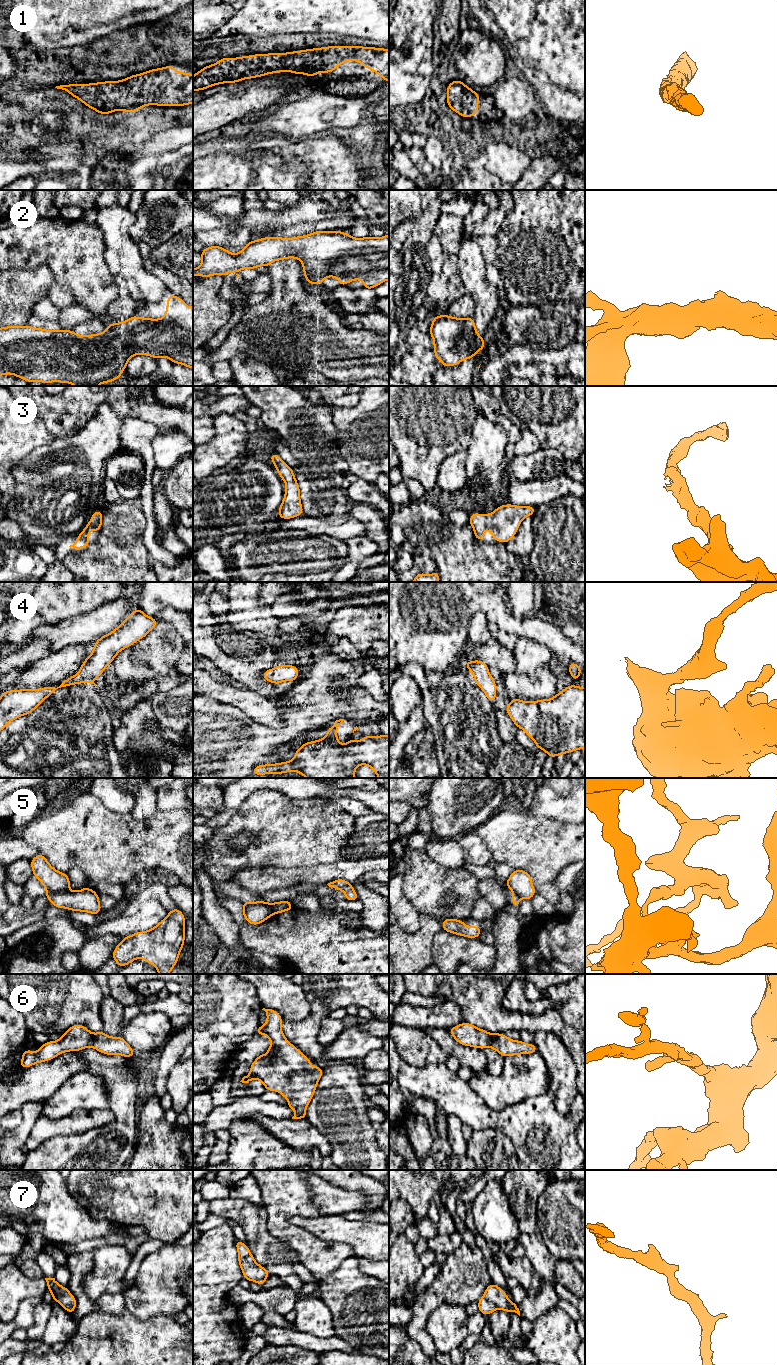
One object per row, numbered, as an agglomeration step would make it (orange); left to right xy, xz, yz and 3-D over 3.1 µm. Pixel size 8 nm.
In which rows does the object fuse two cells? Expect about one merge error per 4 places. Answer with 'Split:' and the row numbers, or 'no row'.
Split: 5

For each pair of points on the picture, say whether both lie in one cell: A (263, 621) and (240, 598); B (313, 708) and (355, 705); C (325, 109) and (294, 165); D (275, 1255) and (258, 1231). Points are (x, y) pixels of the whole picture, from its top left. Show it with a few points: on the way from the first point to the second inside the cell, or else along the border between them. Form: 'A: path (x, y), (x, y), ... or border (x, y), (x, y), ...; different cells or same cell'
A: path (257, 615), (246, 604); same cell
B: path (323, 706), (345, 706); same cell
C: border (330, 130), (296, 139), (286, 137); different cells
D: path (269, 1249), (258, 1237); same cell

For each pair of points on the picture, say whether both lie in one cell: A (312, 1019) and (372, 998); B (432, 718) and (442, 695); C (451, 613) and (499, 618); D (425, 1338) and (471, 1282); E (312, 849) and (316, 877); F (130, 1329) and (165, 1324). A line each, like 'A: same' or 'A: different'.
A: same
B: same
C: same
D: same
E: different
F: same

